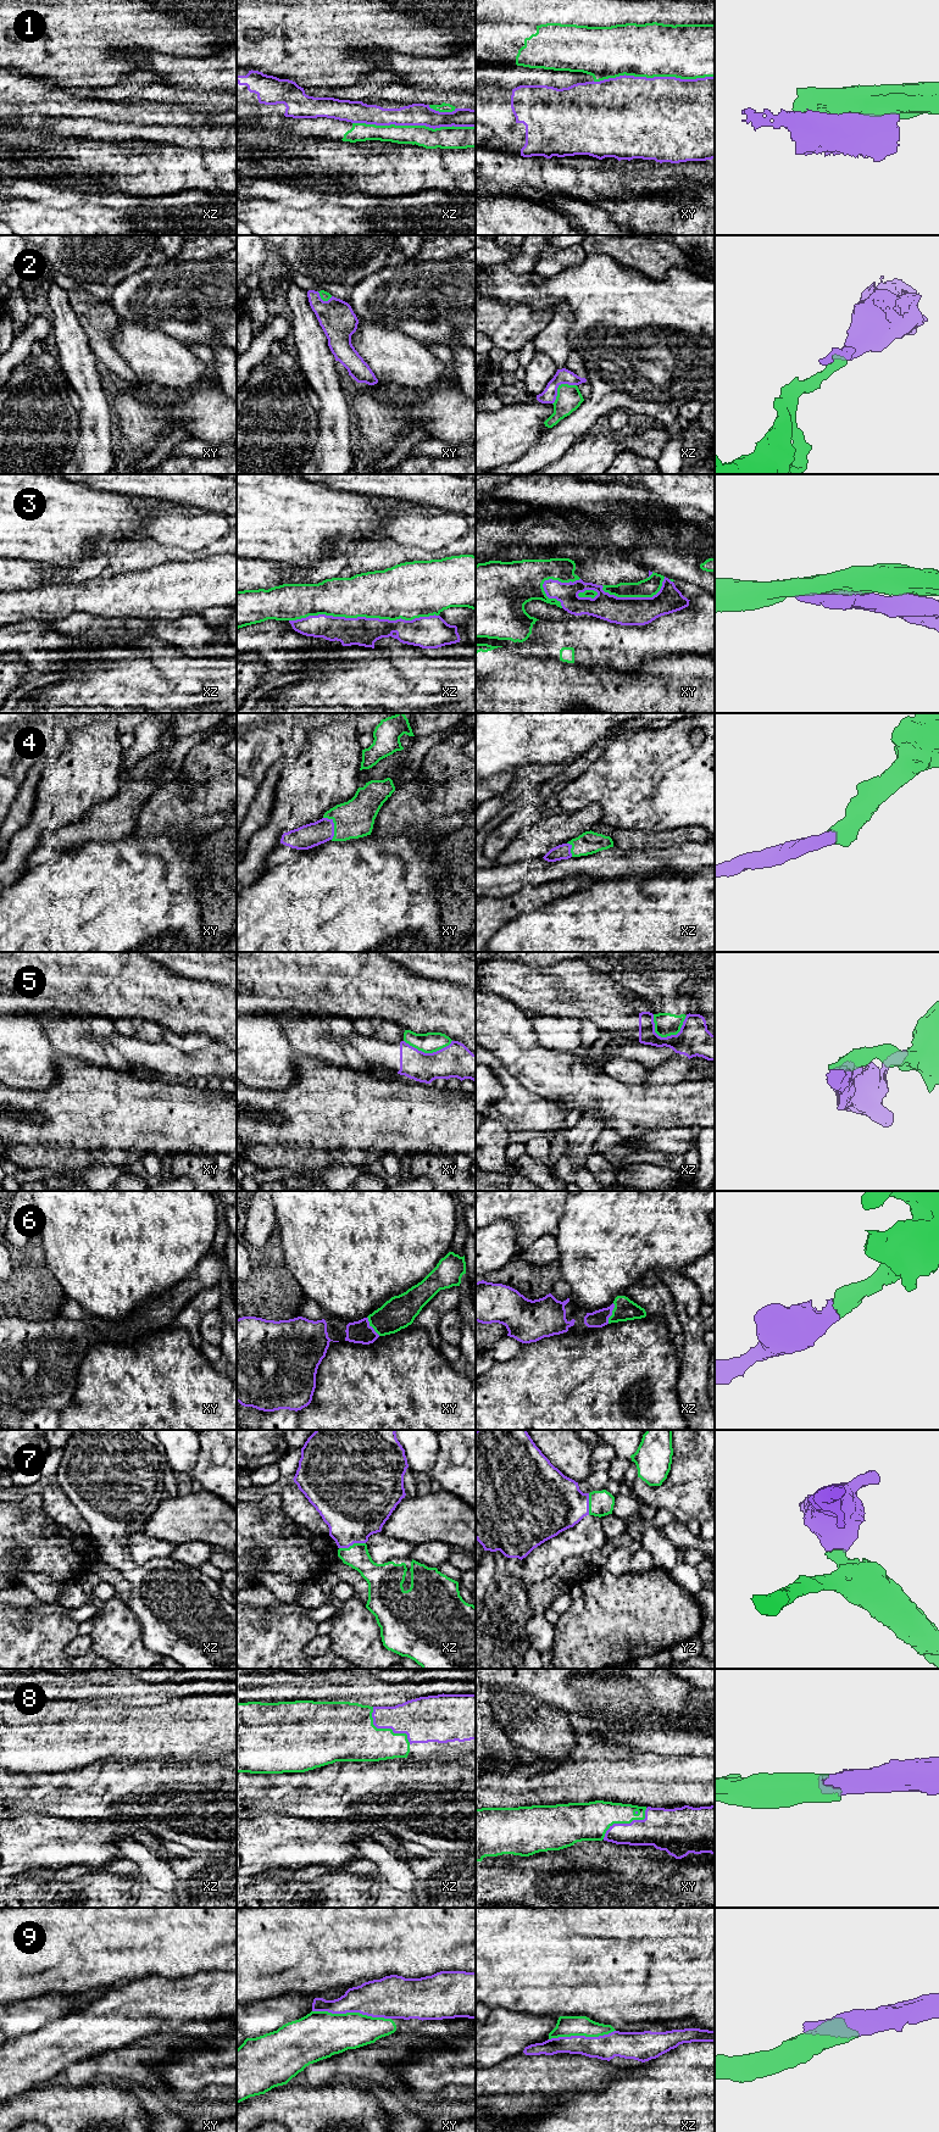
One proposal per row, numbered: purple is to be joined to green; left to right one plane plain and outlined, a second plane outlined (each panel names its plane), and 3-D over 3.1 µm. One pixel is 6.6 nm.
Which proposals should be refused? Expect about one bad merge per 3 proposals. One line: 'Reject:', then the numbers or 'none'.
Reject: 1, 3, 5

